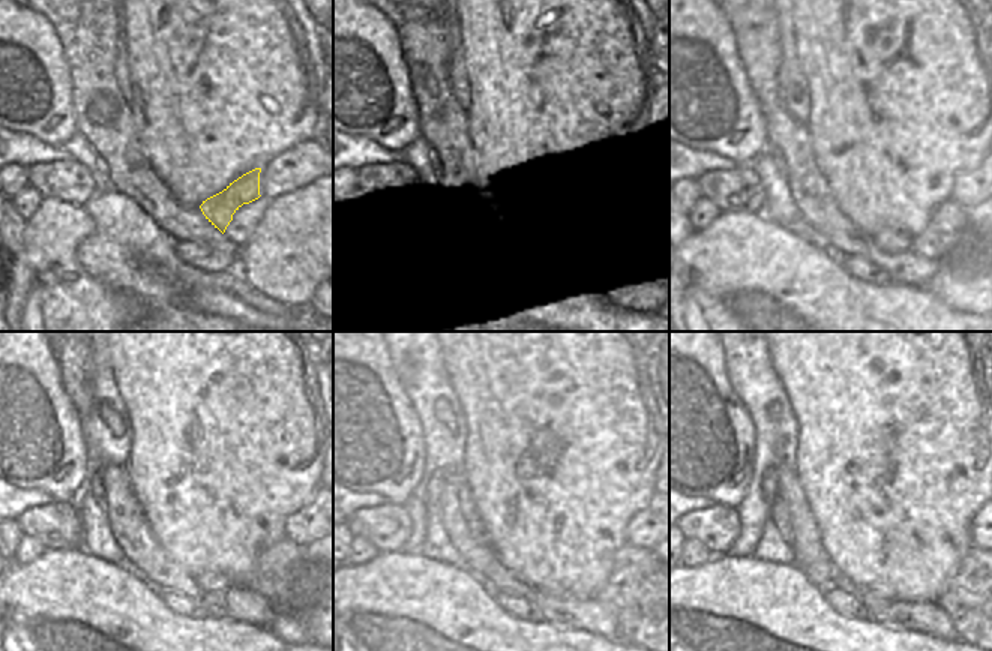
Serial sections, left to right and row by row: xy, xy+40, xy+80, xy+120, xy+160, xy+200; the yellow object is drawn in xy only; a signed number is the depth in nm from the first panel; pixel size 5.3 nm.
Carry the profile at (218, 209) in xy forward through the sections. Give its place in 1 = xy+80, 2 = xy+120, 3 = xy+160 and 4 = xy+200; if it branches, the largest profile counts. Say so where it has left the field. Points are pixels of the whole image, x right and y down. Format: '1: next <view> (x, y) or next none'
1: next xy+80 (890, 240)
2: next xy+120 (209, 581)
3: next xy+160 (547, 591)
4: next xy+200 (874, 599)

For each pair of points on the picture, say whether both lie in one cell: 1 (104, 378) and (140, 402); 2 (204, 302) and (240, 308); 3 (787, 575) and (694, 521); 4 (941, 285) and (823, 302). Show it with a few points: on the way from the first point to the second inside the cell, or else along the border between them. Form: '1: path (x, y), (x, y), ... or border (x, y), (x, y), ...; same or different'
1: border (108, 347), (108, 363), (114, 381); different
2: path (213, 302), (231, 306); same
3: border (725, 552), (713, 555); different
4: border (925, 288), (955, 309); different

